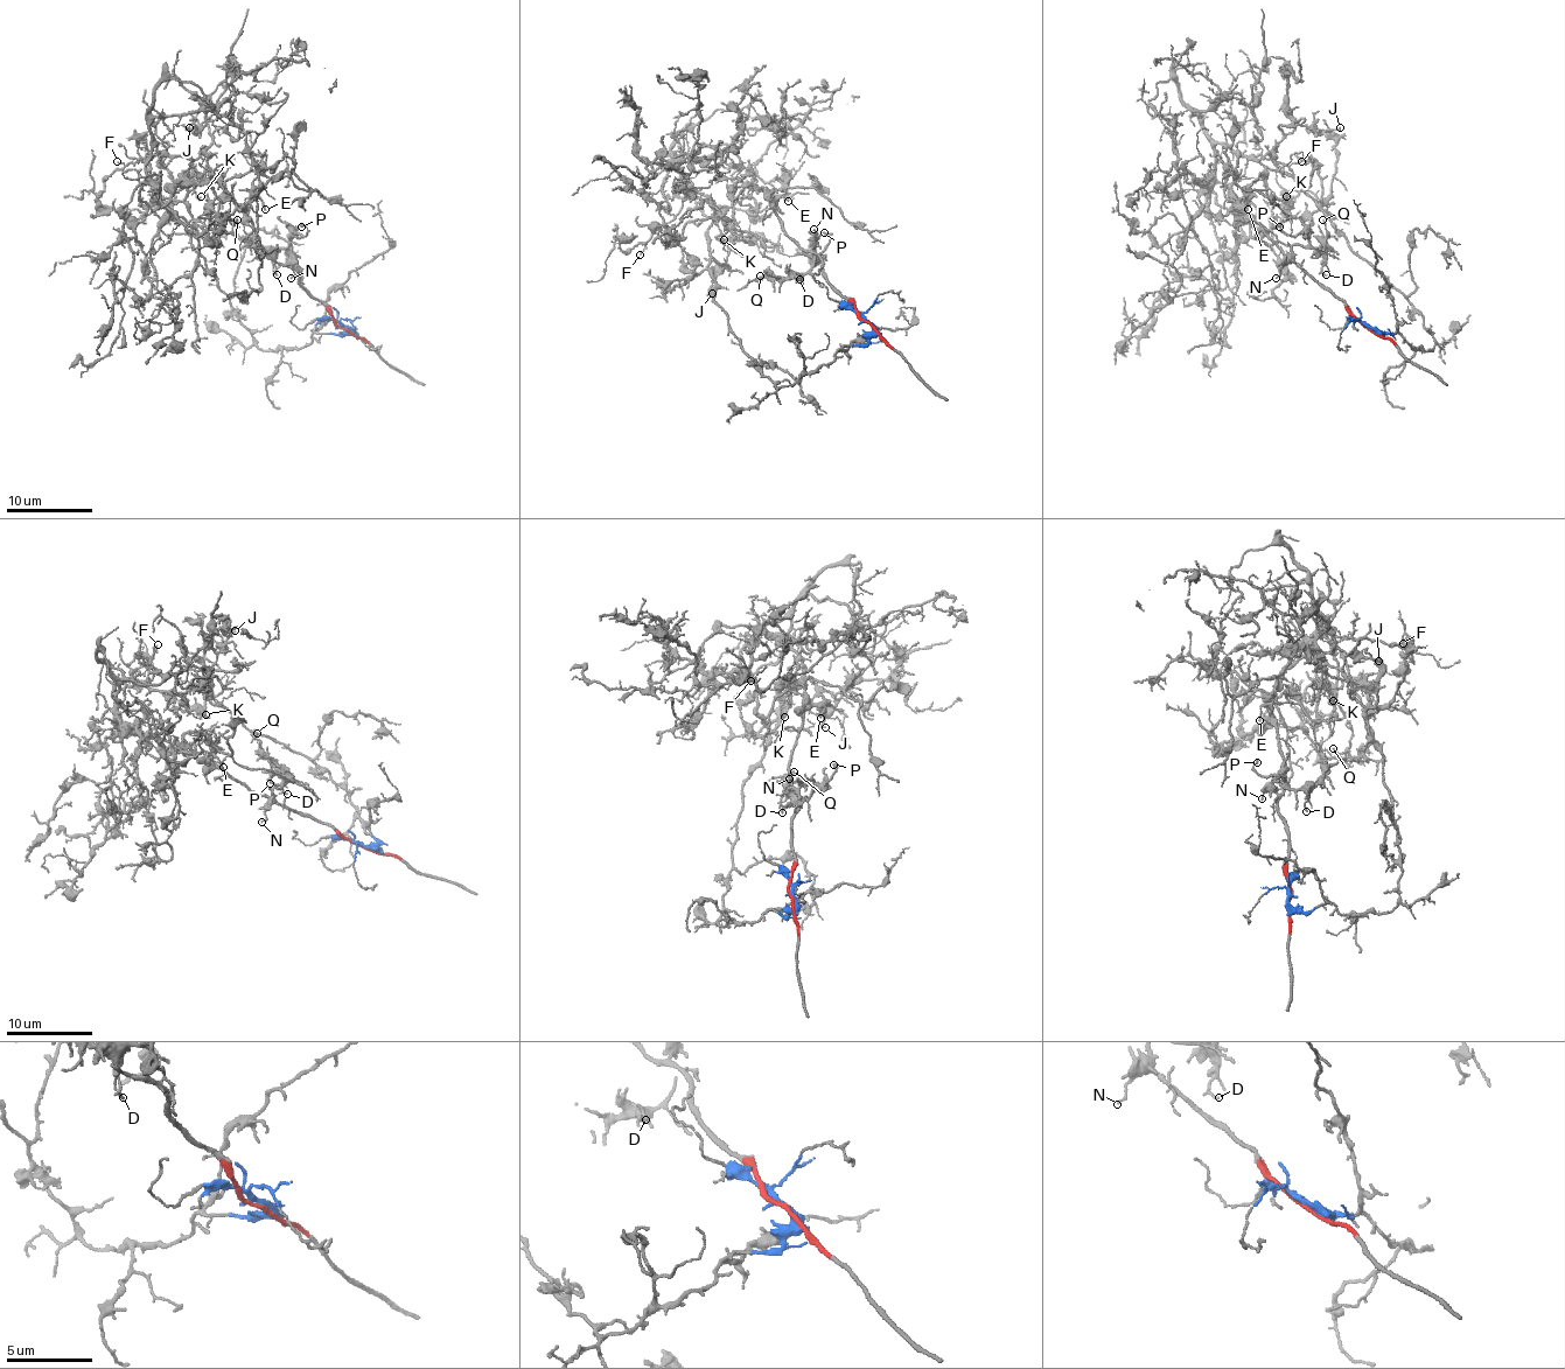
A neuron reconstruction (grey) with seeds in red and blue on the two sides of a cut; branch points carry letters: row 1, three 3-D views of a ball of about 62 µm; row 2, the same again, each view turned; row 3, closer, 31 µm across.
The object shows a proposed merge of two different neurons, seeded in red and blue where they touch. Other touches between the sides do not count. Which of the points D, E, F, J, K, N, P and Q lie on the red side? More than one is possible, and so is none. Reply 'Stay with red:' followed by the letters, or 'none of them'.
Stay with red: D, E, N, P, Q

